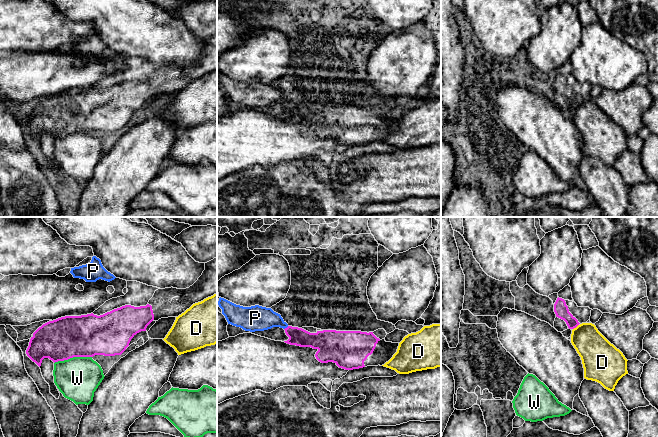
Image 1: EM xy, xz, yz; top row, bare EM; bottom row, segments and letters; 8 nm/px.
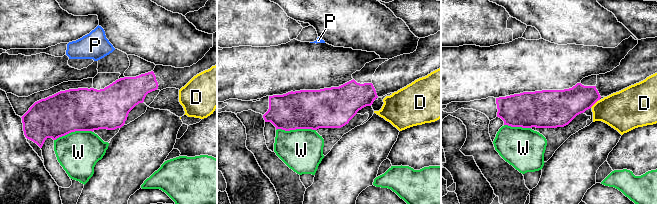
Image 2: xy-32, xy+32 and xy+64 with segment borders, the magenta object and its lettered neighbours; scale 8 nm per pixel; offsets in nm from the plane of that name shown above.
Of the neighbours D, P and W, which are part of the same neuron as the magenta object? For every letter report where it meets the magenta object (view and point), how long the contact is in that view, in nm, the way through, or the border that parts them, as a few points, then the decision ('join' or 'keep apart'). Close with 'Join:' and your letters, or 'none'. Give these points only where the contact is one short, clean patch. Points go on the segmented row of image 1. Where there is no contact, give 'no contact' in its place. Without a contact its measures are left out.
D: yz (575, 327) | 60 nm | along yz (578, 324), (573, 329) | keep apart
P: xz (287, 327) | 50 nm | keep apart
W: xy (72, 357) | 300 nm | keep apart
Join: none

